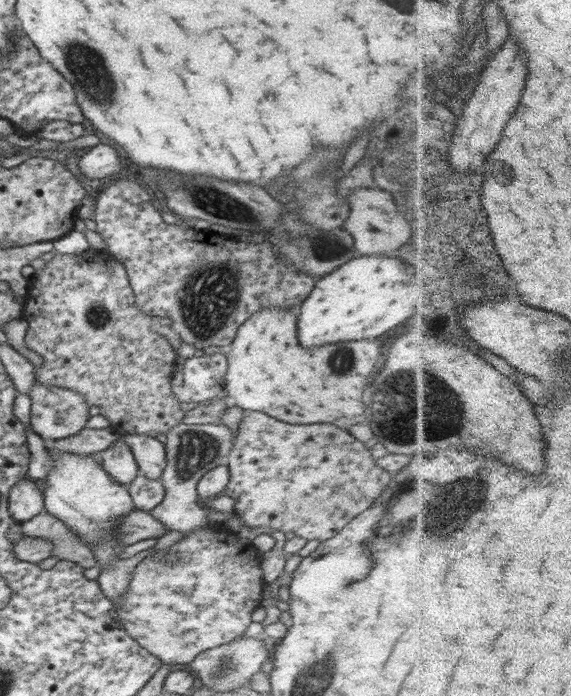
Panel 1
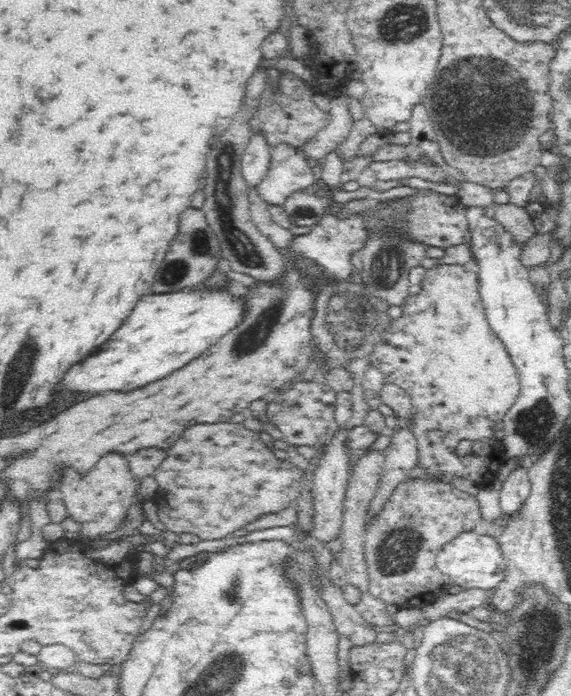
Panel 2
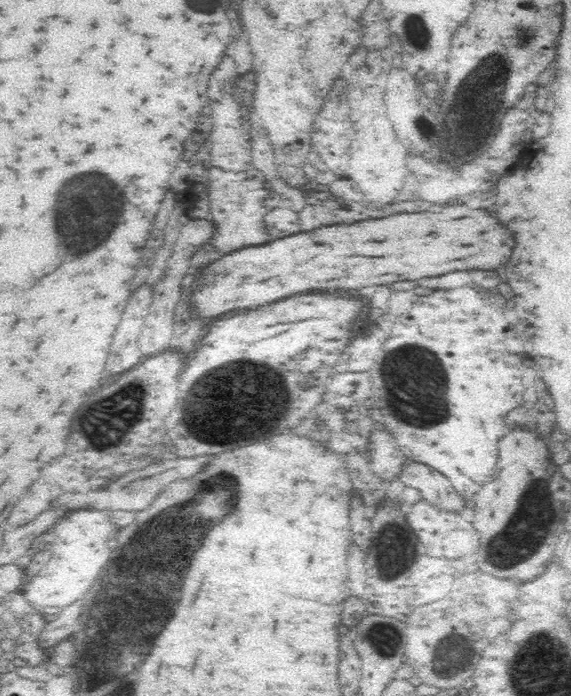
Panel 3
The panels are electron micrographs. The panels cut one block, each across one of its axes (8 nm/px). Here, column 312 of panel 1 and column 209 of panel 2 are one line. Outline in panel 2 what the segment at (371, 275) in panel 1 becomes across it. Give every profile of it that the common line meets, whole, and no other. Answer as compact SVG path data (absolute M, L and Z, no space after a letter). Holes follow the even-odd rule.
M200 286L193 288L174 294L144 296L126 318L126 324L122 323L122 328L118 328L118 332L114 332L94 356L72 366L60 386L94 394L140 388L182 368L244 320L247 304L243 296L232 296L226 289L221 292L220 289L202 289Z

